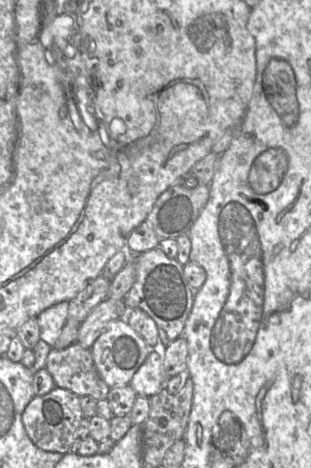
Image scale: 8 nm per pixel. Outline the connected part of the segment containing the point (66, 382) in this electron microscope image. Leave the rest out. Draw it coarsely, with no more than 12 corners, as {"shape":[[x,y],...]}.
{"shape":[[52,348],[46,369],[57,387],[78,397],[110,391],[91,349]]}

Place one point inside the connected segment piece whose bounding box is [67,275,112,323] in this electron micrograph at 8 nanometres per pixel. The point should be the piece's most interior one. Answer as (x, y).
(97, 290)

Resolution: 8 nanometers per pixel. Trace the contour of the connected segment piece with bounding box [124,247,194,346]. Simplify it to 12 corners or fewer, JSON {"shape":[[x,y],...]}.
{"shape":[[158,247],[129,253],[137,275],[124,302],[155,321],[168,346],[194,301],[183,265]]}

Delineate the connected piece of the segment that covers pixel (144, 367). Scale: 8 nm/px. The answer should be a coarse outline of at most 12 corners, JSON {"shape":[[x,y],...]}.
{"shape":[[148,355],[130,382],[137,395],[165,388],[164,357]]}

